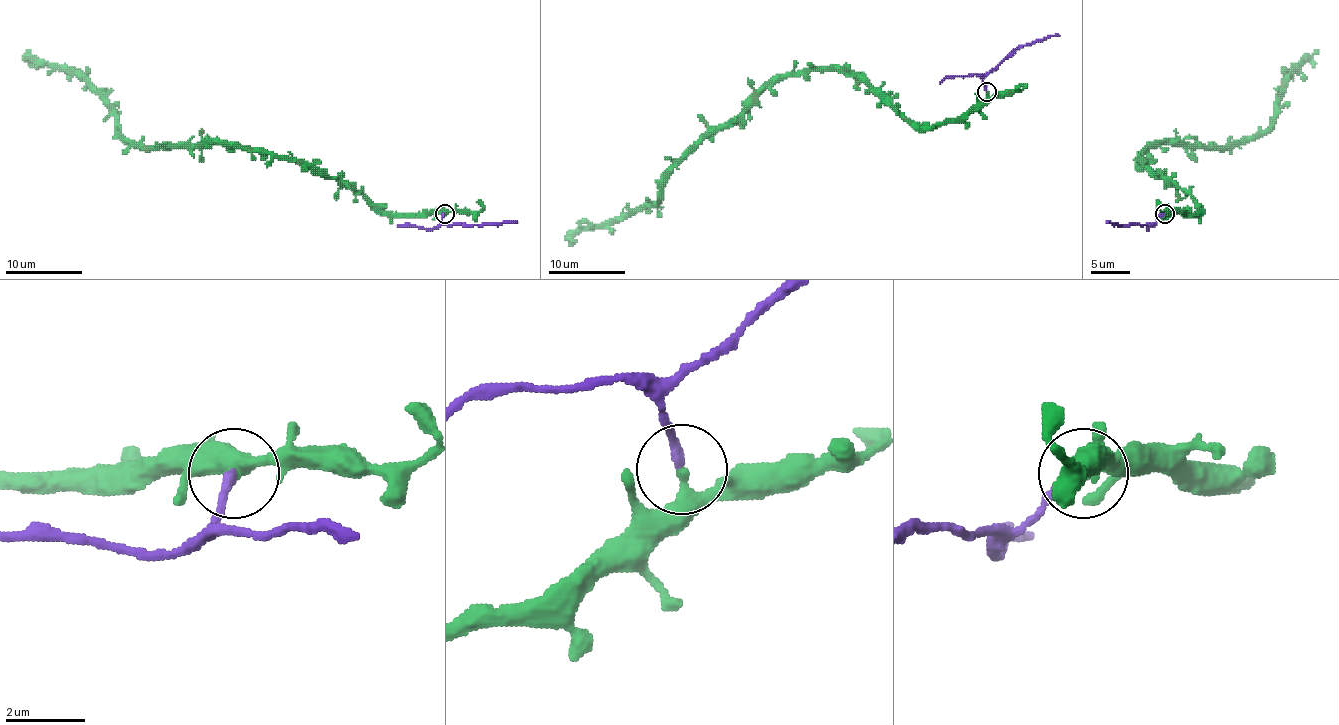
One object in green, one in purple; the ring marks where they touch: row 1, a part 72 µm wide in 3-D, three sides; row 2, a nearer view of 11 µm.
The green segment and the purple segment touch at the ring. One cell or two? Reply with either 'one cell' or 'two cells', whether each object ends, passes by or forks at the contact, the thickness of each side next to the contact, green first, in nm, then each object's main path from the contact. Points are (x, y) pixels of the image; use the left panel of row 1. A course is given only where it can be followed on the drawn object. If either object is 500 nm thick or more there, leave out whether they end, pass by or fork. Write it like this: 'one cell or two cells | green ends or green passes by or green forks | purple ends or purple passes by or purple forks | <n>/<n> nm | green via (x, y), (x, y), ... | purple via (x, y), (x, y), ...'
two cells | green passes by | purple ends | 240/280 nm | green via (444, 213), (378, 211), (313, 167), (269, 153), (213, 142), (136, 146), (84, 80), (39, 65), (26, 50) | purple via (444, 213), (442, 225), (517, 221)

